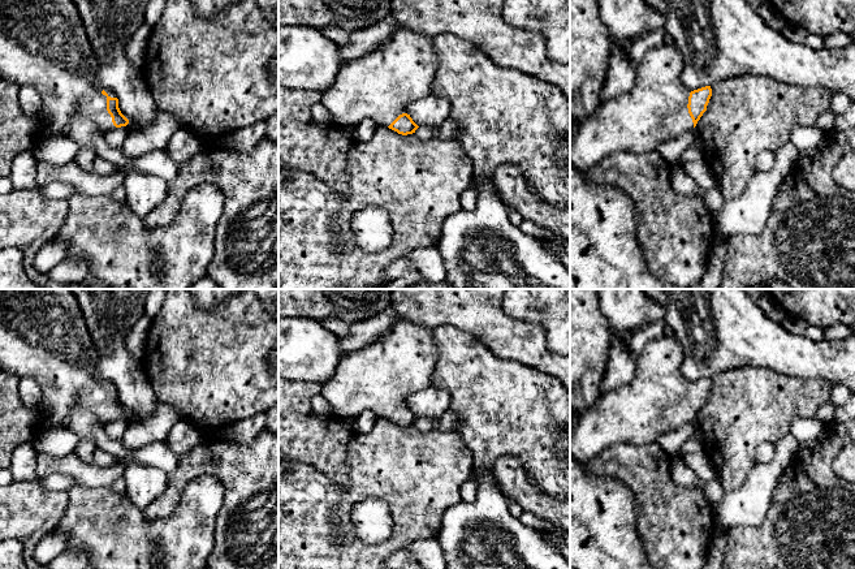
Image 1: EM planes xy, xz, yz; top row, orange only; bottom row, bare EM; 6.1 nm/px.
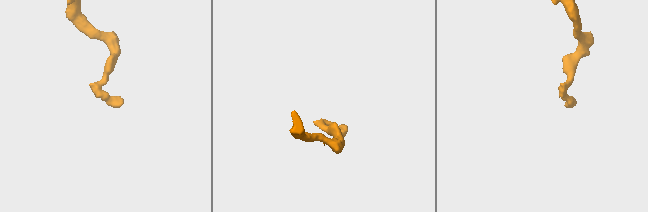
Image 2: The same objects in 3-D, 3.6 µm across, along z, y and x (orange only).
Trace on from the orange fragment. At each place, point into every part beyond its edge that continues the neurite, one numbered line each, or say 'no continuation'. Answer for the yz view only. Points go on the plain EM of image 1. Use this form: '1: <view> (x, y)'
1: yz (655, 402)

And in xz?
1: xz (381, 376)

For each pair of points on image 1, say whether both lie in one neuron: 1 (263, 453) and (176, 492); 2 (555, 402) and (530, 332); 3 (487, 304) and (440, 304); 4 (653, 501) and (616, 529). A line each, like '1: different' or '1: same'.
1: same
2: different
3: same
4: different

